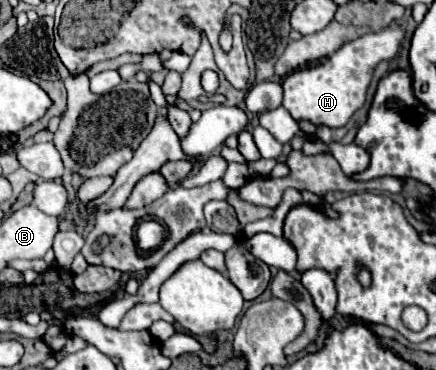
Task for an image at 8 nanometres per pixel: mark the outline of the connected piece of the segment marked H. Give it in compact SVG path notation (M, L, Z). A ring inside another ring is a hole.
M398 25L386 27L378 33L368 33L360 39L354 39L340 47L332 57L324 63L308 69L300 69L290 73L284 79L284 107L292 113L298 121L310 121L314 125L328 125L328 127L342 127L350 121L350 117L362 107L366 89L372 79L374 67L384 61L392 59L400 47L400 39L404 37L404 29Z

